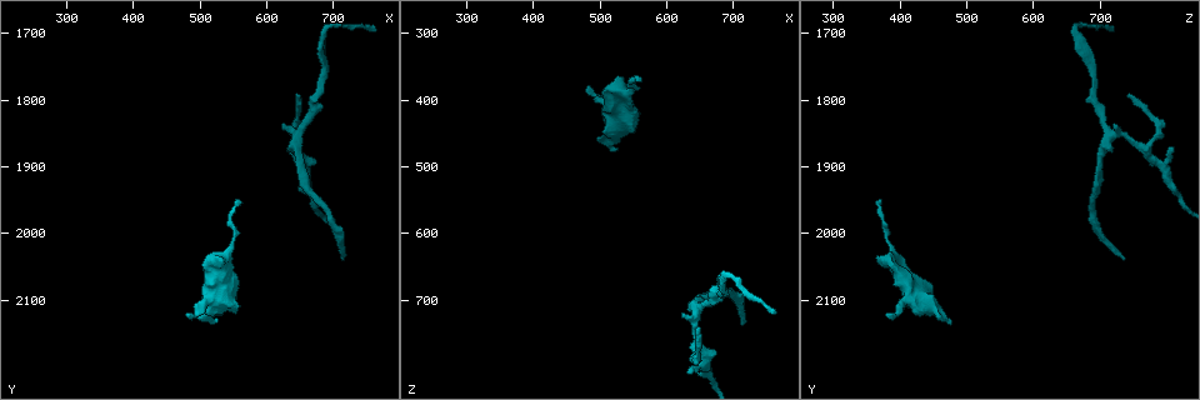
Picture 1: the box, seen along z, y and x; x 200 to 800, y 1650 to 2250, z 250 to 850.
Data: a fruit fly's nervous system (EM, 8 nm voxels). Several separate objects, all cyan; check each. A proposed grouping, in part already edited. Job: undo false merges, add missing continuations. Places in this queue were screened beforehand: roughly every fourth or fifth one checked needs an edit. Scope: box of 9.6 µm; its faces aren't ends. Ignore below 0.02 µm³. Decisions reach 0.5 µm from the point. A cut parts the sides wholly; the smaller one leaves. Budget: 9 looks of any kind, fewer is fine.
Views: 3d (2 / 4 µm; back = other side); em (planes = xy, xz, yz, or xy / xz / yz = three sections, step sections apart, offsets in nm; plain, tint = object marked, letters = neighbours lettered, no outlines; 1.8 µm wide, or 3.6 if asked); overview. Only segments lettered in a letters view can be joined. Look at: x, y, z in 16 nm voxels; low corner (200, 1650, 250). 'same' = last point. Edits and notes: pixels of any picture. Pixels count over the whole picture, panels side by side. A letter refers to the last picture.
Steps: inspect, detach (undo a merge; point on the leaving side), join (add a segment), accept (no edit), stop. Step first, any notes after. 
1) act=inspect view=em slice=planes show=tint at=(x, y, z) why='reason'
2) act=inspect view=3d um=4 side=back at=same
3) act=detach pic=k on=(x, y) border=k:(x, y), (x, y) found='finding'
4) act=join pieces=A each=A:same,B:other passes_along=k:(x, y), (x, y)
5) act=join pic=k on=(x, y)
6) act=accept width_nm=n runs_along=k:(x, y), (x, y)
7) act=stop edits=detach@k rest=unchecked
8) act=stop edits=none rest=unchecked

act=inspect view=em slice=xy step=4 show=tint at=(765, 1695, 720) why='an open end'

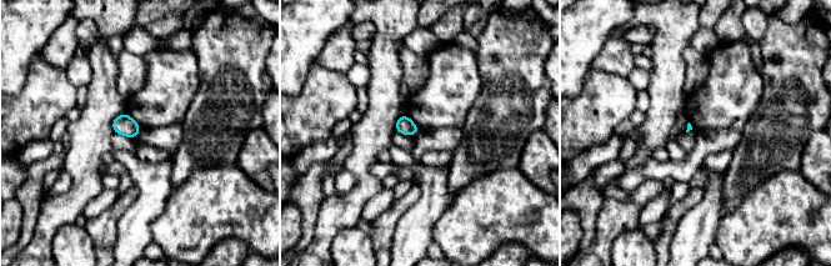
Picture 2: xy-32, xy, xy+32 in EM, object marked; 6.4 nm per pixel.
act=inspect view=em slice=planes show=letters at=same why='another direction'

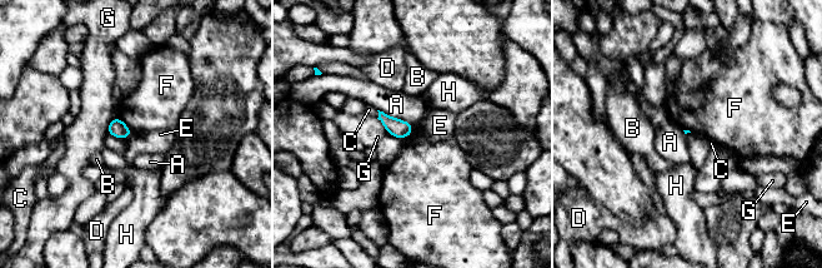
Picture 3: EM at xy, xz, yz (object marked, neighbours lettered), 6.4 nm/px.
act=accept longest_contact=A:260nm each=A:other,B:other,C:other,D:other,E:other,F:other,G:other,H:other found='none of them fits'

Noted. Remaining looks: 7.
act=inspect view=3d um=2 at=(645, 1795, 745) why='tapers out'

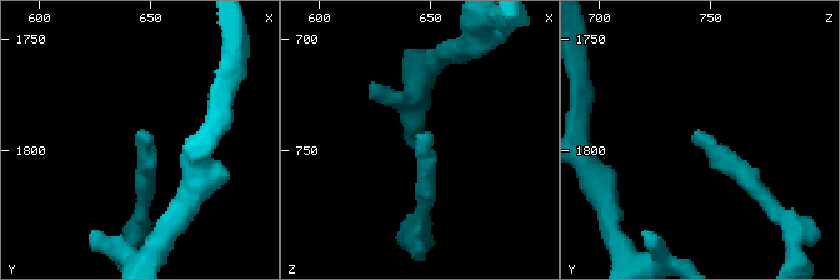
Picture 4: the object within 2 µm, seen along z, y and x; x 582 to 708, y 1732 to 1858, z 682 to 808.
act=inspect view=em slice=planes show=letters at=(647, 1792, 744)

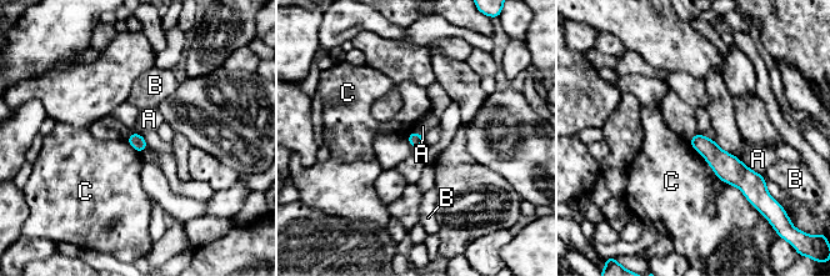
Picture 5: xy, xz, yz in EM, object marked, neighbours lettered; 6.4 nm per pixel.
act=accept each=A:other,B:other,C:other runs_along=5:(694, 140), (754, 185) found='none of them fits'

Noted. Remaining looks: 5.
act=inspect view=em slice=xz step=16 show=tint at=(560, 1950, 370) why='free end'

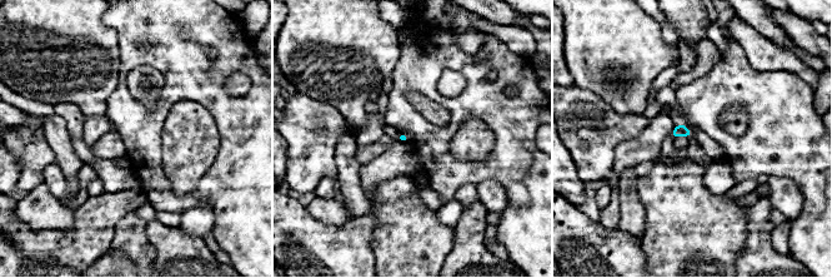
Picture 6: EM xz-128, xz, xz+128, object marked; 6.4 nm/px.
act=inspect view=em slice=planes show=letters at=same why='another direction'

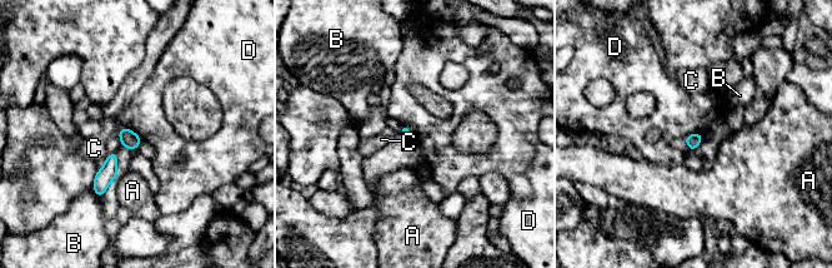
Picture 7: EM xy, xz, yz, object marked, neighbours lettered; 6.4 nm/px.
act=accept each=A:other,B:other,C:other,D:other border=7:(120, 127), (131, 129), (143, 140) found='none of them fits'

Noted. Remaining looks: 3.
act=inspect view=3d um=4 at=(485, 2120, 380)

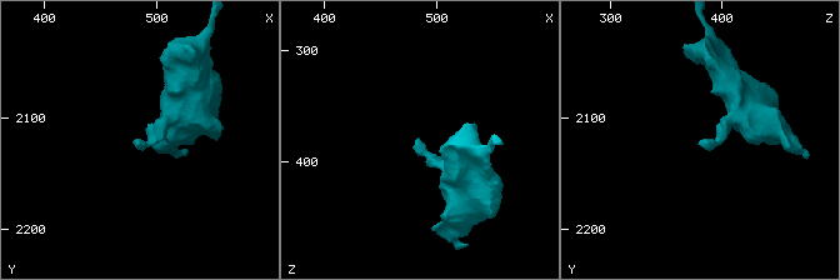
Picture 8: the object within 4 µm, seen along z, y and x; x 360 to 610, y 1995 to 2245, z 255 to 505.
act=inspect view=em slice=planes show=letters at=(482, 2120, 380) why='now the EM'

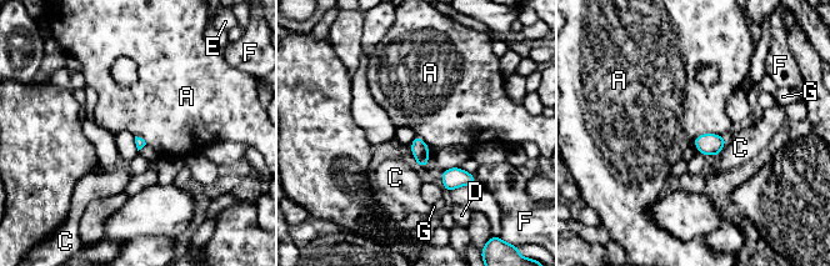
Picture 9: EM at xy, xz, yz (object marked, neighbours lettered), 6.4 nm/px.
act=accept longest_contact=A:220nm each=A:other,C:other,D:other,E:other,F:other,G:other border=9:(725, 136), (704, 132), (693, 139) found='none of them fits'

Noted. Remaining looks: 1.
act=stop edits=none rest=unchecked

